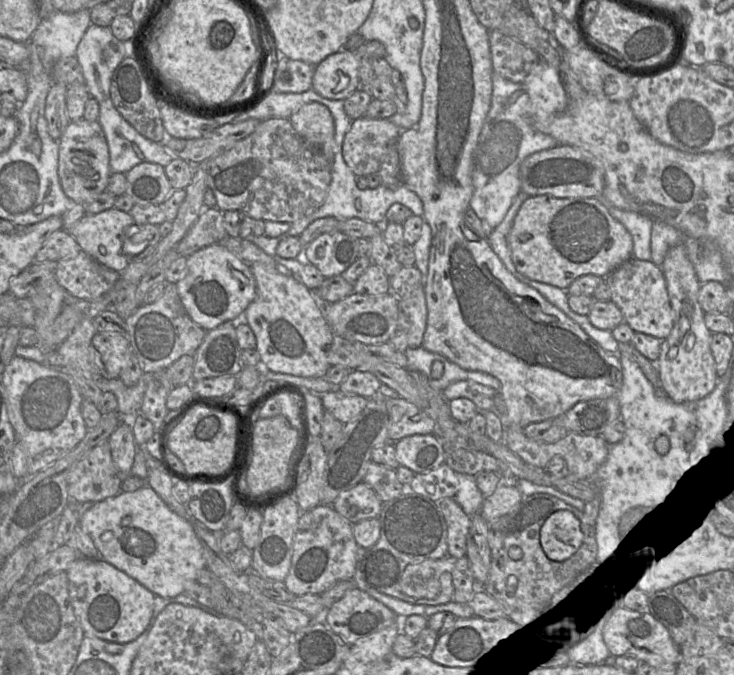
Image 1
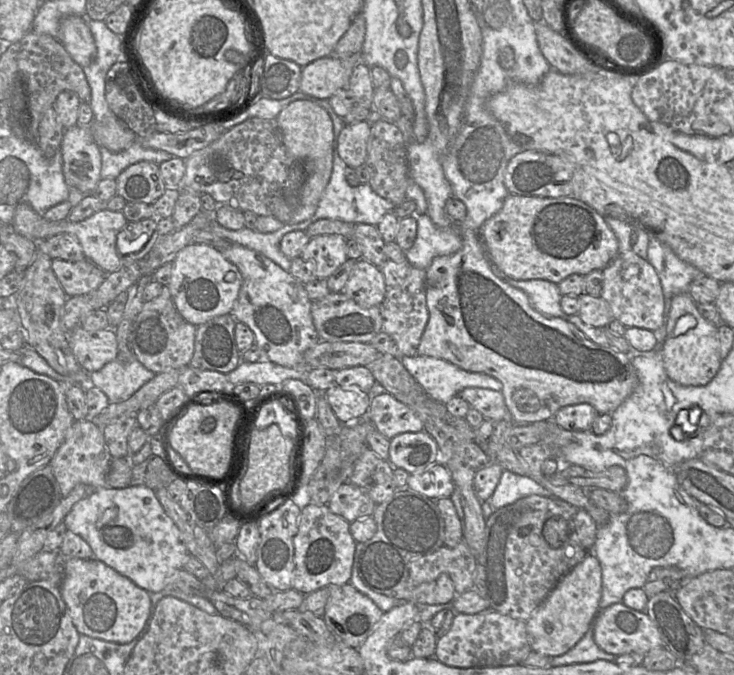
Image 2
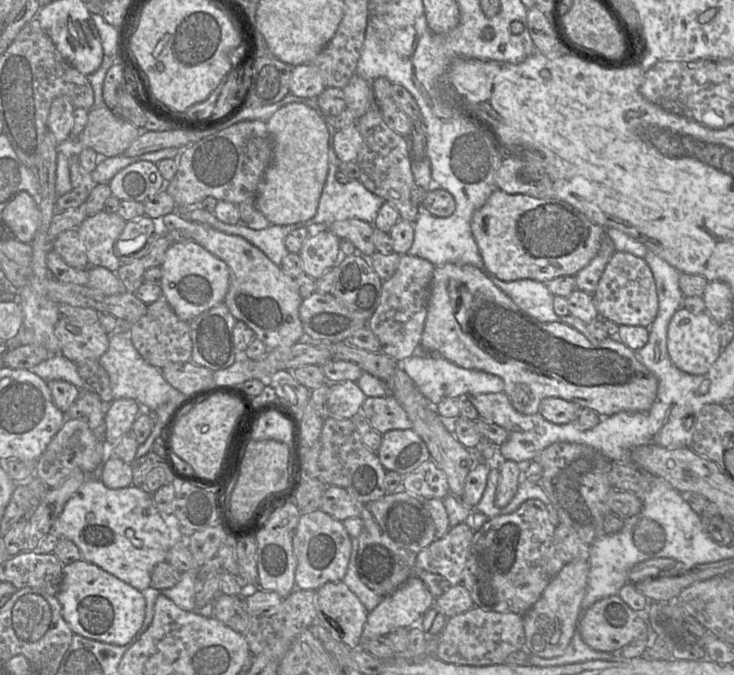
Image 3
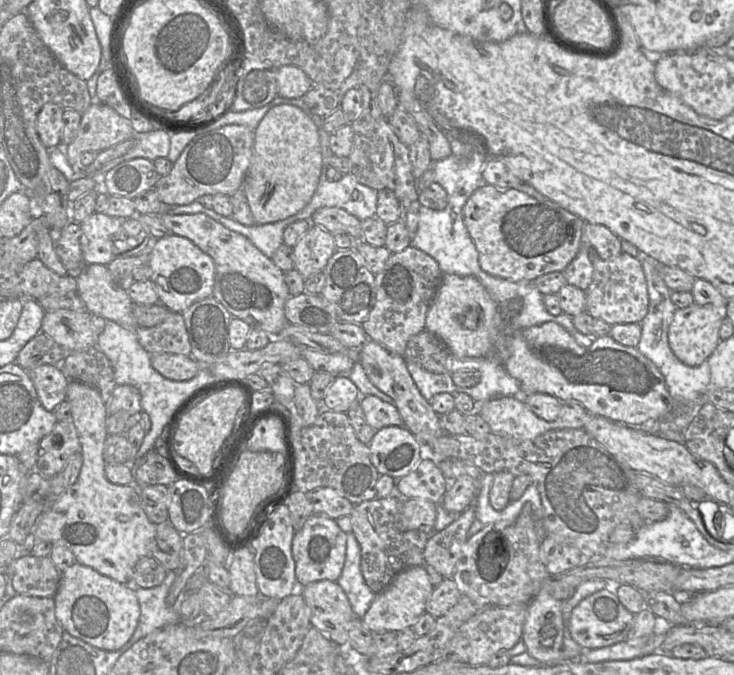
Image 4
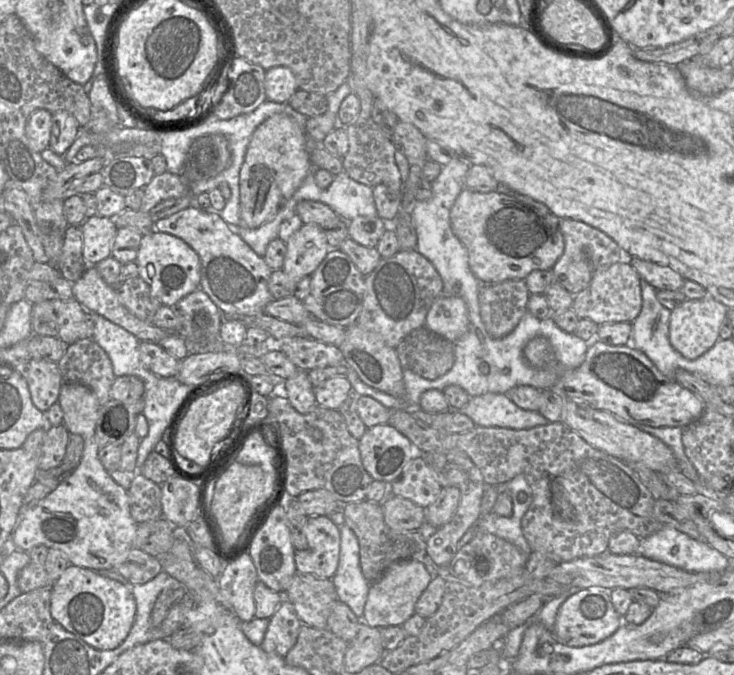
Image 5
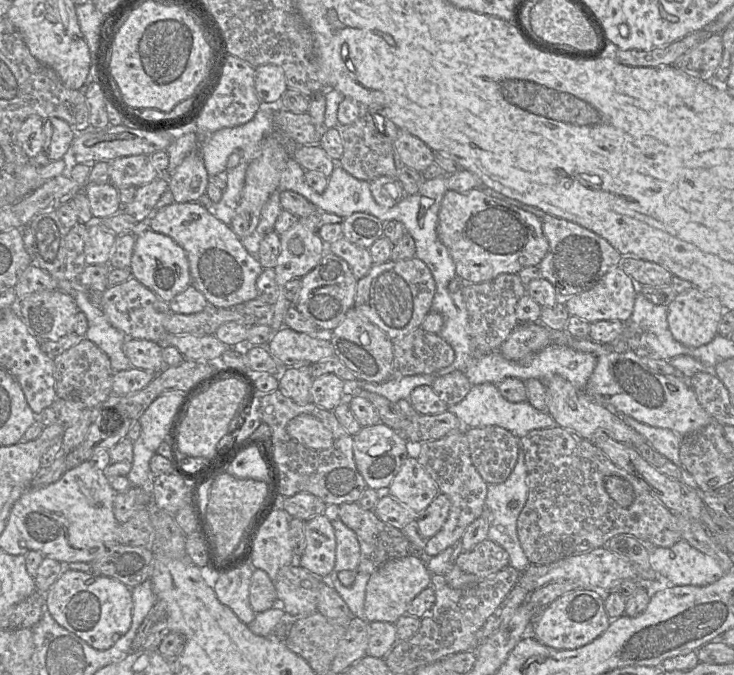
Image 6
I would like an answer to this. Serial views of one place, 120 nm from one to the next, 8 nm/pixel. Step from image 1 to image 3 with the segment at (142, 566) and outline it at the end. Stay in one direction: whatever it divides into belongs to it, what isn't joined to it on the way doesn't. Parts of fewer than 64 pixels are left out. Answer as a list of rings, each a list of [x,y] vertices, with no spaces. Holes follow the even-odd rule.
[[[88,476],[67,501],[49,534],[71,540],[79,548],[83,560],[99,566],[140,592],[150,587],[154,567],[166,561],[168,551],[175,545],[169,527],[156,508],[151,494],[134,485],[110,489],[93,476]]]

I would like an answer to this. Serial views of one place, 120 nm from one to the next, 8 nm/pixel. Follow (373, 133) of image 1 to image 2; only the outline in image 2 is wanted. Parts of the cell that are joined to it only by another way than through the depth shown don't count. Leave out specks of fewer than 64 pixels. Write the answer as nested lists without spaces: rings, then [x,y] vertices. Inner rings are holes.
[[[361,121],[345,124],[338,136],[338,154],[349,168],[356,168],[365,163],[367,143],[371,124]]]

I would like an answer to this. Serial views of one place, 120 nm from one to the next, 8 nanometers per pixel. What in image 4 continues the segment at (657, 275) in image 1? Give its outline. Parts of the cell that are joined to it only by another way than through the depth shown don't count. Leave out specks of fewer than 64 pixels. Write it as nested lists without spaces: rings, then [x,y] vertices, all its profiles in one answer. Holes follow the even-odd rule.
[[[590,249],[588,255],[593,264],[594,273],[592,282],[585,290],[585,311],[594,319],[601,319],[610,326],[640,323],[649,309],[649,296],[642,258],[622,252],[612,259],[602,260],[595,249]]]

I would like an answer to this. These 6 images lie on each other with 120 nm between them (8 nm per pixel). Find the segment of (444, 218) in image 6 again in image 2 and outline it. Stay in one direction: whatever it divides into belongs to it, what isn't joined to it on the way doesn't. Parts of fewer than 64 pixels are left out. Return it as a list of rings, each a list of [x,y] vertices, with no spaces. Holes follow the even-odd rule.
[[[509,193],[505,198],[500,210],[485,220],[478,231],[491,264],[494,267],[499,268],[508,277],[516,280],[545,279],[558,284],[571,274],[580,274],[585,276],[593,270],[604,269],[619,254],[618,239],[606,223],[604,217],[601,216],[591,206],[572,195],[559,197],[540,197],[515,195]]]

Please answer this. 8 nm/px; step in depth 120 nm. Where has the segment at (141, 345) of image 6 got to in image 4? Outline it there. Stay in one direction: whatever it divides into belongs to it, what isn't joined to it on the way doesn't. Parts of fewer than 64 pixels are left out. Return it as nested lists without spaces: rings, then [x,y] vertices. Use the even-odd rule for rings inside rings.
[[[160,353],[150,355],[152,367],[163,377],[173,381],[186,381],[200,370],[200,365],[190,356]]]

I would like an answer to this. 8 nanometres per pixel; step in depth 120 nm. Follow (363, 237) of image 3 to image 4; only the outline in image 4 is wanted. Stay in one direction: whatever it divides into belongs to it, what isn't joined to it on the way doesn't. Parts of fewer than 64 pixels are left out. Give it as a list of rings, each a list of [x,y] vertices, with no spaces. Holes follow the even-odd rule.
[[[322,207],[311,216],[313,224],[320,226],[331,234],[346,233],[354,241],[362,240],[361,220],[346,210],[338,207]]]

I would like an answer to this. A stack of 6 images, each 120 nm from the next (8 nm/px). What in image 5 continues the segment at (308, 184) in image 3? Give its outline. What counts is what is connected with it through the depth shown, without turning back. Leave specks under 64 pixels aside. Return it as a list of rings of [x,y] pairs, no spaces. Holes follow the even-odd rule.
[[[285,113],[273,114],[255,129],[240,169],[241,225],[239,226],[257,228],[271,220],[281,205],[299,188],[312,165],[310,154],[306,149],[306,139],[305,131]]]

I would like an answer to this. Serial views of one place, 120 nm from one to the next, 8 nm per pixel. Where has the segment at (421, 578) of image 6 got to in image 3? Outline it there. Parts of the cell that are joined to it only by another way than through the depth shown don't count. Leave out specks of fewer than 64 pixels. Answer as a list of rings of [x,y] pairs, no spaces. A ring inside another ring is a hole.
[[[410,577],[393,594],[383,597],[368,613],[362,631],[362,640],[386,636],[396,628],[409,628],[434,606],[434,597],[423,581]]]

